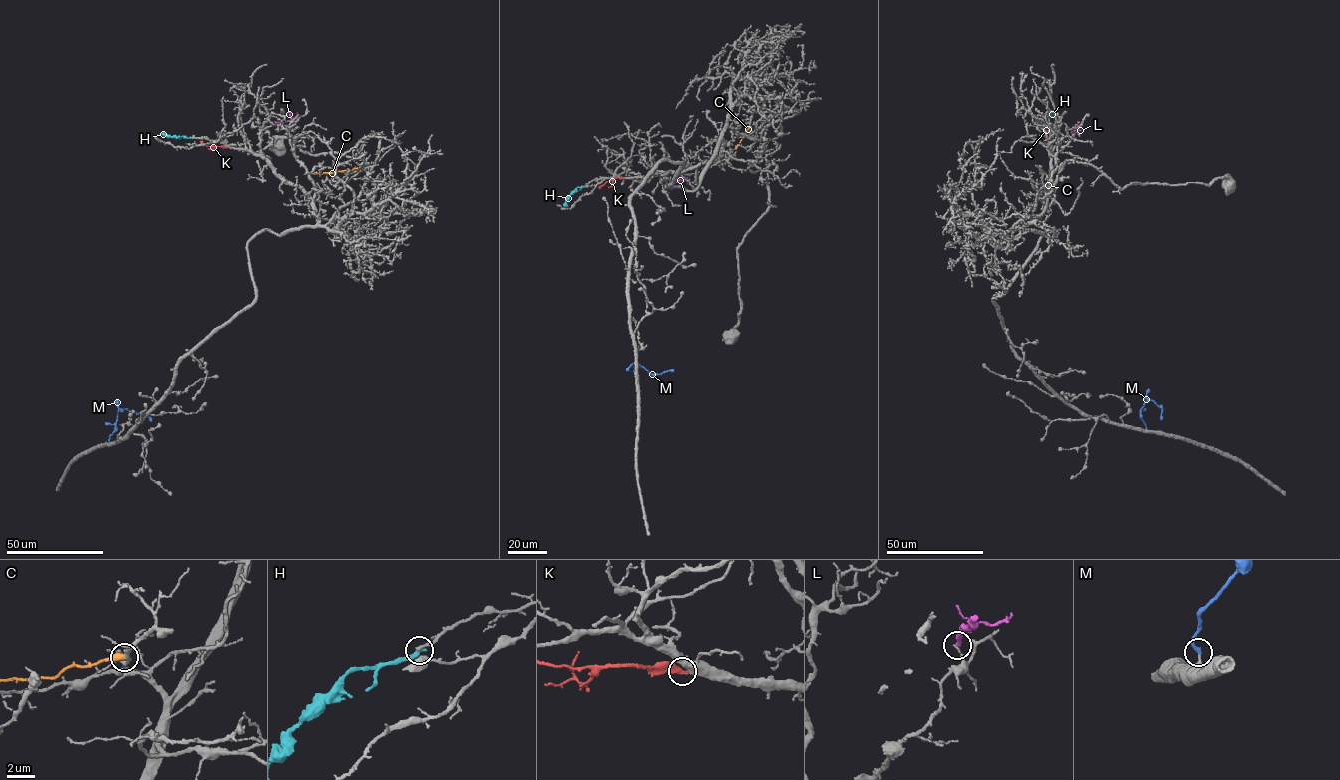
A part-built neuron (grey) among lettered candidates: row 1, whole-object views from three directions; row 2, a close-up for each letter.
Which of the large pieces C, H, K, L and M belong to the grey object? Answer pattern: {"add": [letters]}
{"add": ["K", "M"]}

